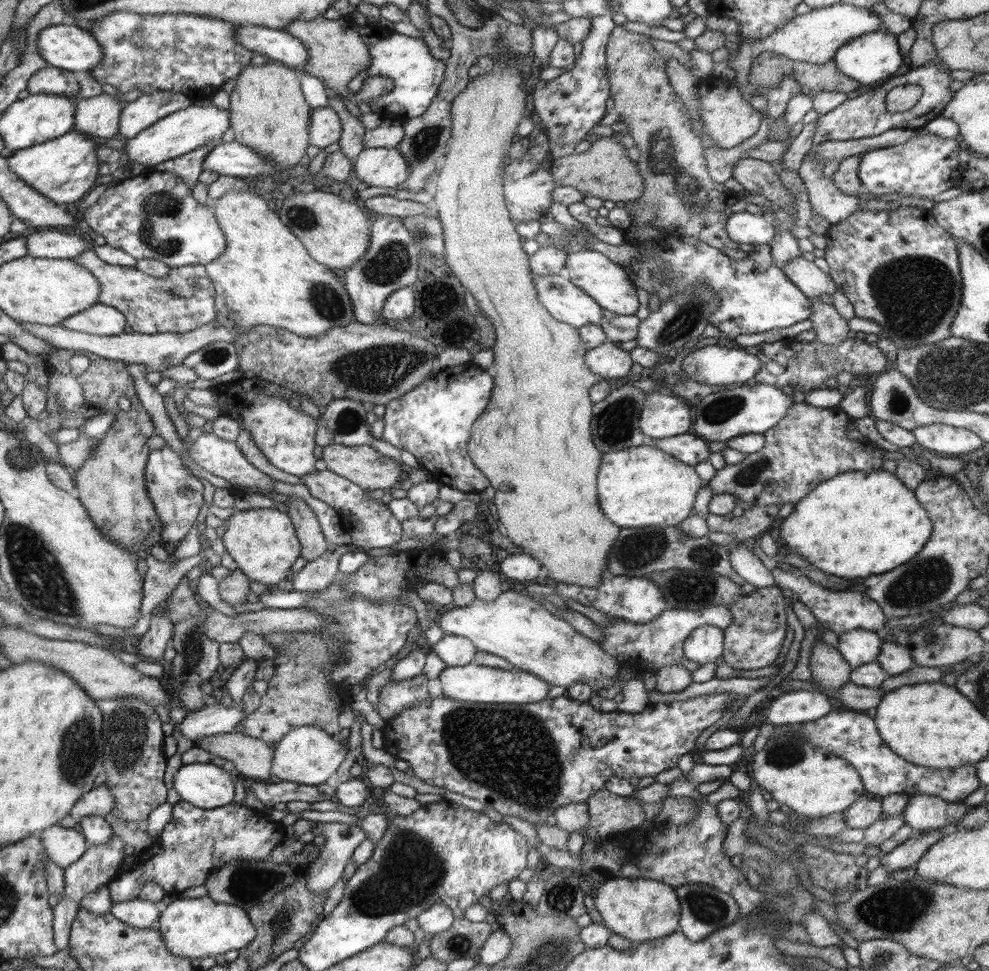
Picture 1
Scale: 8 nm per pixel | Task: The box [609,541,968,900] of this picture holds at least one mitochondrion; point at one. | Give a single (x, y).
(922, 586)

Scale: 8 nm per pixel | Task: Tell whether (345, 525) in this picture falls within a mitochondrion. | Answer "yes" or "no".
no

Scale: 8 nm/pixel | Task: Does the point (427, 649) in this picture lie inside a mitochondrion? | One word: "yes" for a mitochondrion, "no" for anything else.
no

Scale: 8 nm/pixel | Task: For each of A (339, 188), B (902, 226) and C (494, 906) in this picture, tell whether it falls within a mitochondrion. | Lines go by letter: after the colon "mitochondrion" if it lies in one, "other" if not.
A: other
B: other
C: other

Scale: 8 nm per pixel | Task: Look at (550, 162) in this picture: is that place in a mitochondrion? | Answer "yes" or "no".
no

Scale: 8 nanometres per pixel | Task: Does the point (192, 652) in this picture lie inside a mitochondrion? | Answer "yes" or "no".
yes

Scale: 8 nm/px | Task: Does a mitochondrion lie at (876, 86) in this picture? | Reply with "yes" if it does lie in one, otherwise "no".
no

